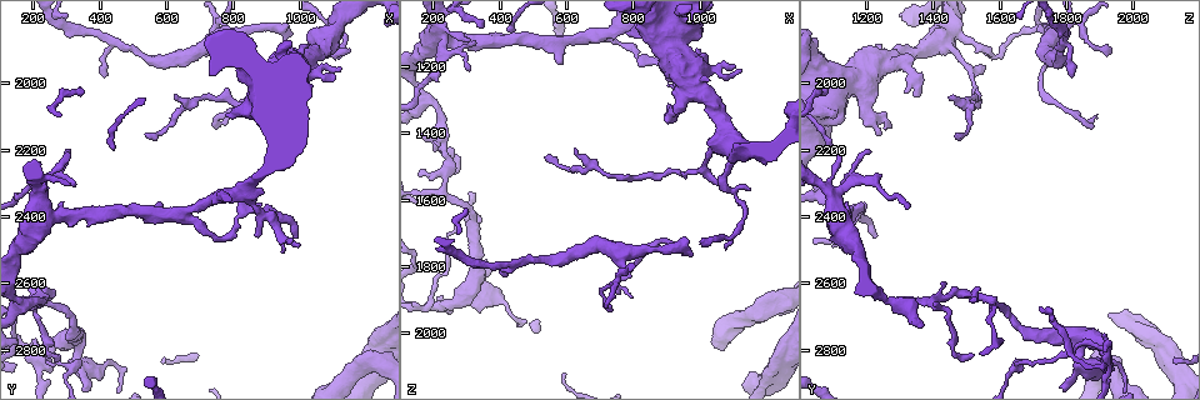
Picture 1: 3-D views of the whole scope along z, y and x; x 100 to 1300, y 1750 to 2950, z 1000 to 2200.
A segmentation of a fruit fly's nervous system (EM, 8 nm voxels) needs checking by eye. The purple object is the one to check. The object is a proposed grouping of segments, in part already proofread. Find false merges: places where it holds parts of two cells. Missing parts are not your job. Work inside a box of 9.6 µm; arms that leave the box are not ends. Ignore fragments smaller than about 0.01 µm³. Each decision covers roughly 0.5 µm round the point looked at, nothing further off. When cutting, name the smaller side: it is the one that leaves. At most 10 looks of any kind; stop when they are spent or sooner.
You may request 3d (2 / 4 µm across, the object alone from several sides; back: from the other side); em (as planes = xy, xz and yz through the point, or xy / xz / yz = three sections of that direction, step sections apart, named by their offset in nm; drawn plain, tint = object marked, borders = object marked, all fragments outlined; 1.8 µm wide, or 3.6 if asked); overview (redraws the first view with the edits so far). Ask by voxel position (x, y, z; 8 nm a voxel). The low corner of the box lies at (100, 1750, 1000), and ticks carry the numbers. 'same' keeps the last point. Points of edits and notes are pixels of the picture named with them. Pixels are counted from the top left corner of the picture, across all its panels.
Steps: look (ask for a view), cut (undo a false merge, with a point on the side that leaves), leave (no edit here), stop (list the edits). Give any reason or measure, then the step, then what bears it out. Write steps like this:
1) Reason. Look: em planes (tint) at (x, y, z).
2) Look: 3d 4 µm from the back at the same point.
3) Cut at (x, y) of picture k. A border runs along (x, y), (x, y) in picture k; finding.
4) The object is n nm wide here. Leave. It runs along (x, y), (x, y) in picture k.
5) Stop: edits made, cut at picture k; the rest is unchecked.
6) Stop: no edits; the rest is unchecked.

Calibre changes. Look: em 3.6 µm planes (tint) at (980, 1940, 1250).

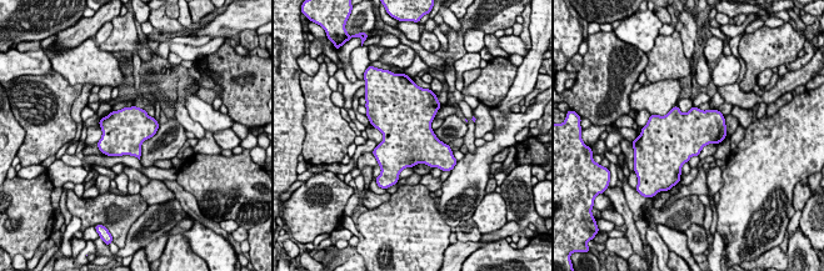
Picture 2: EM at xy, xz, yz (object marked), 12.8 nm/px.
Leave. All the same cell.

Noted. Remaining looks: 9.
Sudden change in width. Look: 3d 2 µm at (590, 1940, 1770).

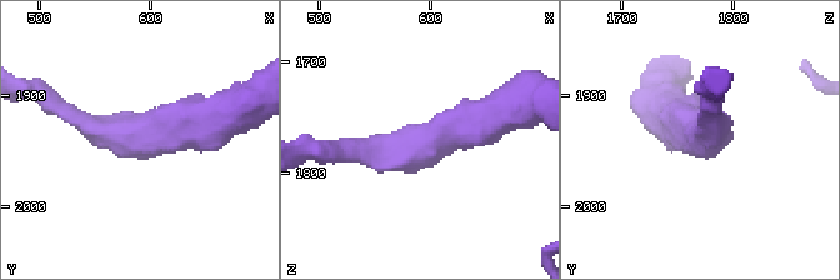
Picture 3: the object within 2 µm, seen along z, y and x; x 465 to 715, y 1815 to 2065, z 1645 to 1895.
The arms are 160, 320 nm wide. Look: em planes (plain) at (596, 1934, 1770).

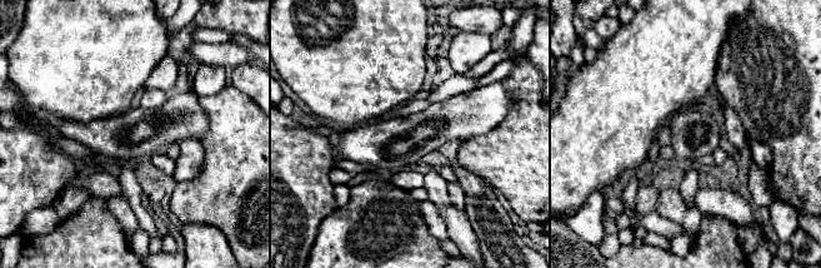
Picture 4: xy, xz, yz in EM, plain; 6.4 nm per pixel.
What lies round it. Look: em planes (borders) at the same point.

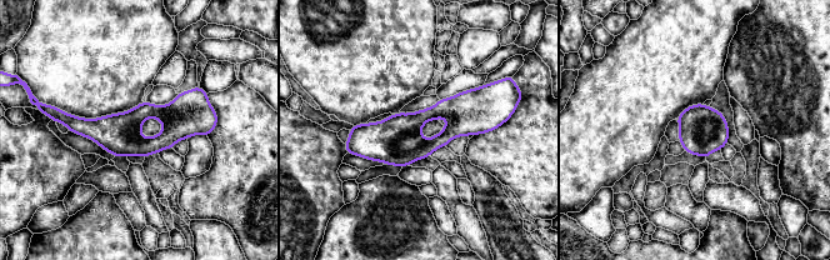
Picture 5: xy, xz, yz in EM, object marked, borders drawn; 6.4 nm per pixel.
Leave. It runs along (494, 124), (459, 124), (430, 145), (348, 146) in picture 5; all the same cell.

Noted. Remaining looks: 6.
Thin arm on a thick one. Look: em planes (plain) at (220, 2820, 1910).

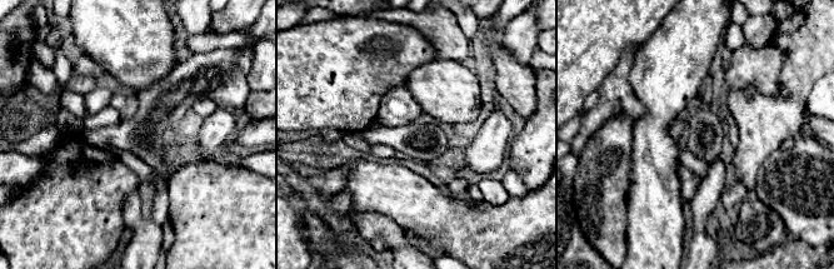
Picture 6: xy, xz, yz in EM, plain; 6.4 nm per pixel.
Look: em planes (tint) at the same point.

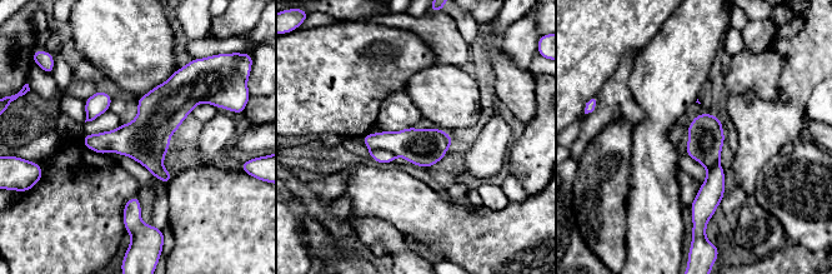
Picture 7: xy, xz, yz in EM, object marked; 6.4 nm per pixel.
Cut at (382, 157) of picture 7. A border runs along (370, 149), (385, 149), (396, 155) in picture 7; two cells meet here.

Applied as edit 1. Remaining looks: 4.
Four arms meet. Look: em planes (tint) at (230, 2290, 1160).

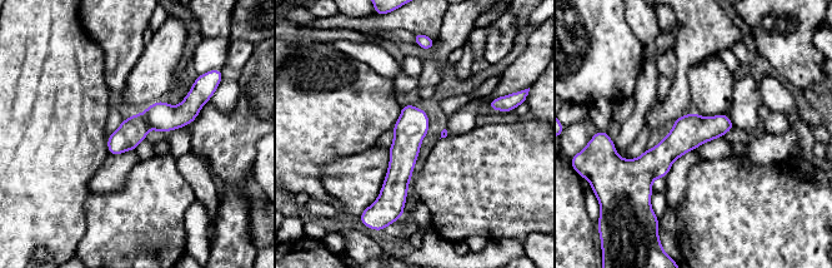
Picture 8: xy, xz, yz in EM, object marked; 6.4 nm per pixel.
Leave. Continuous, no second cell.

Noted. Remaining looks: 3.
Stop: edits made, cut at picture 7; the rest is unchecked.

